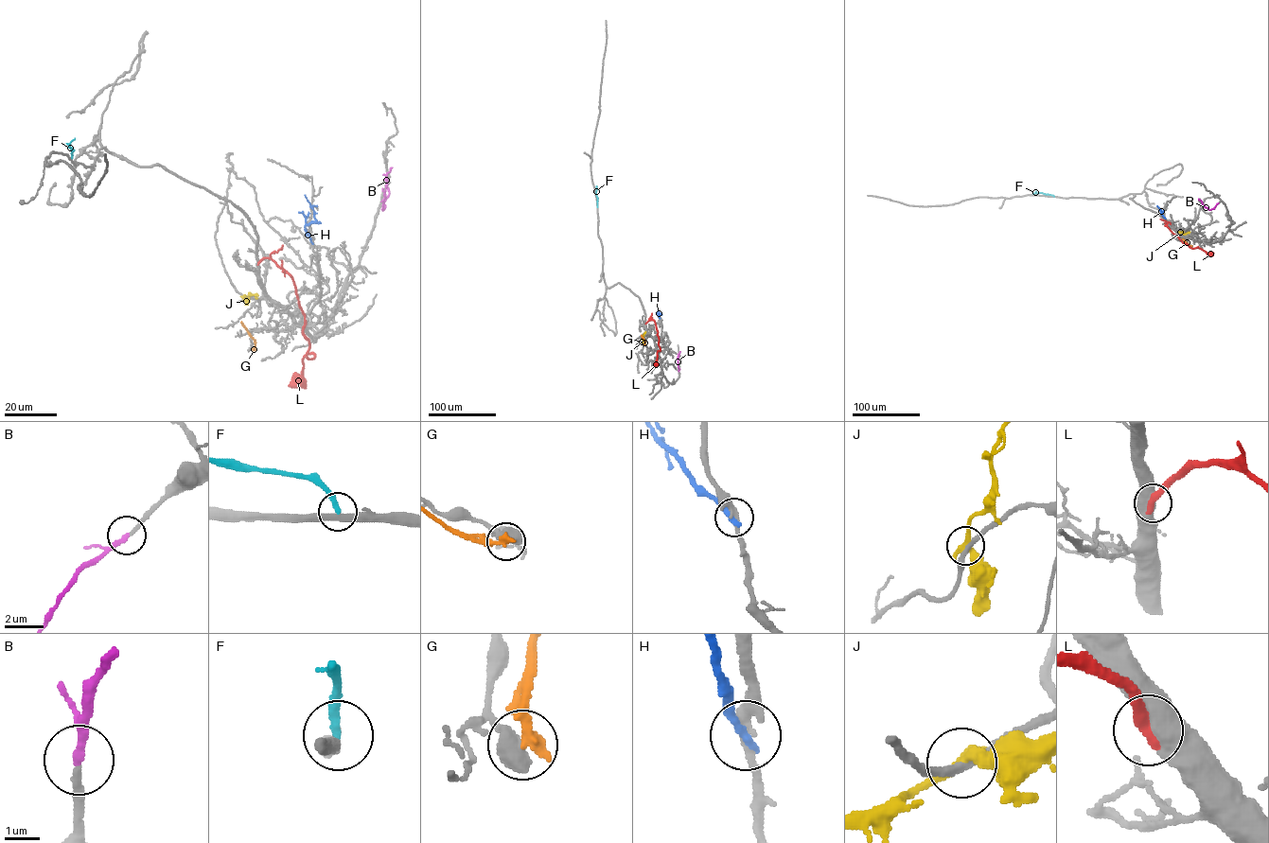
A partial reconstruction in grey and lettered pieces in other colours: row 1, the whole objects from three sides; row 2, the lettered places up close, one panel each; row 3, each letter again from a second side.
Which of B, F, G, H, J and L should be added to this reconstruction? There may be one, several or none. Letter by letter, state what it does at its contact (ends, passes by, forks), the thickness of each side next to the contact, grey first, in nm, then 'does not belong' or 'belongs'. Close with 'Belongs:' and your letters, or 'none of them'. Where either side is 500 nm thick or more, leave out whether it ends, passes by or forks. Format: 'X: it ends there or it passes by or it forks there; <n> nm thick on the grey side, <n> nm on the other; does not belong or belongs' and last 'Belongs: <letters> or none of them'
B: it ends there; 200 nm thick on the grey side, 240 nm on the other; belongs
F: it ends there; 320 nm thick on the grey side, 260 nm on the other; does not belong
G: 650 nm thick on the grey side, 380 nm on the other; does not belong
H: it ends there; 280 nm thick on the grey side, 320 nm on the other; does not belong
J: it passes by; 240 nm thick on the grey side, 360 nm on the other; does not belong
L: 550 nm thick on the grey side, 440 nm on the other; belongs
Belongs: B, L

